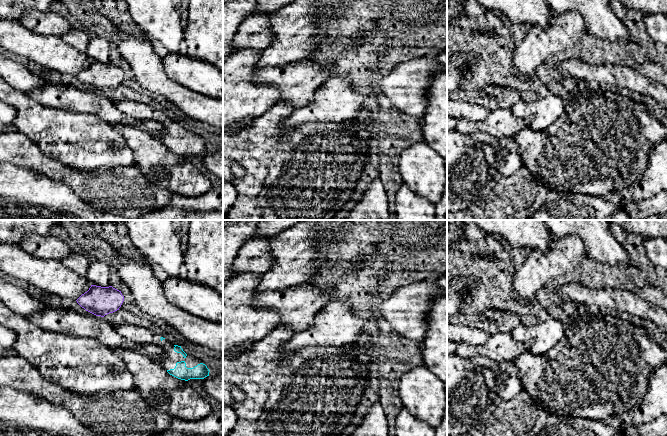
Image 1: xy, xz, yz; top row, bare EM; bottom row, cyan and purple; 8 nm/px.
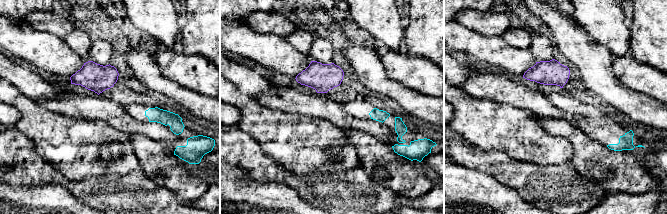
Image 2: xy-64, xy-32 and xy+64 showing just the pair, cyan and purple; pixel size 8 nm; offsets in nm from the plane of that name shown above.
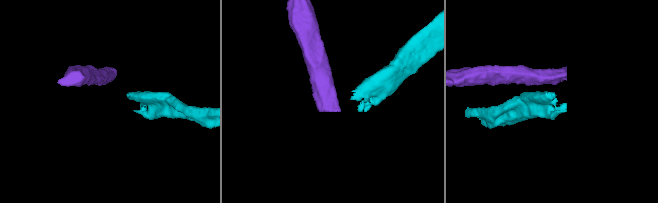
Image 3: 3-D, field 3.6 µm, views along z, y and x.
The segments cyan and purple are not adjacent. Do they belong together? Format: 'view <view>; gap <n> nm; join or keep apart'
view xy; gap 400 nm; keep apart

